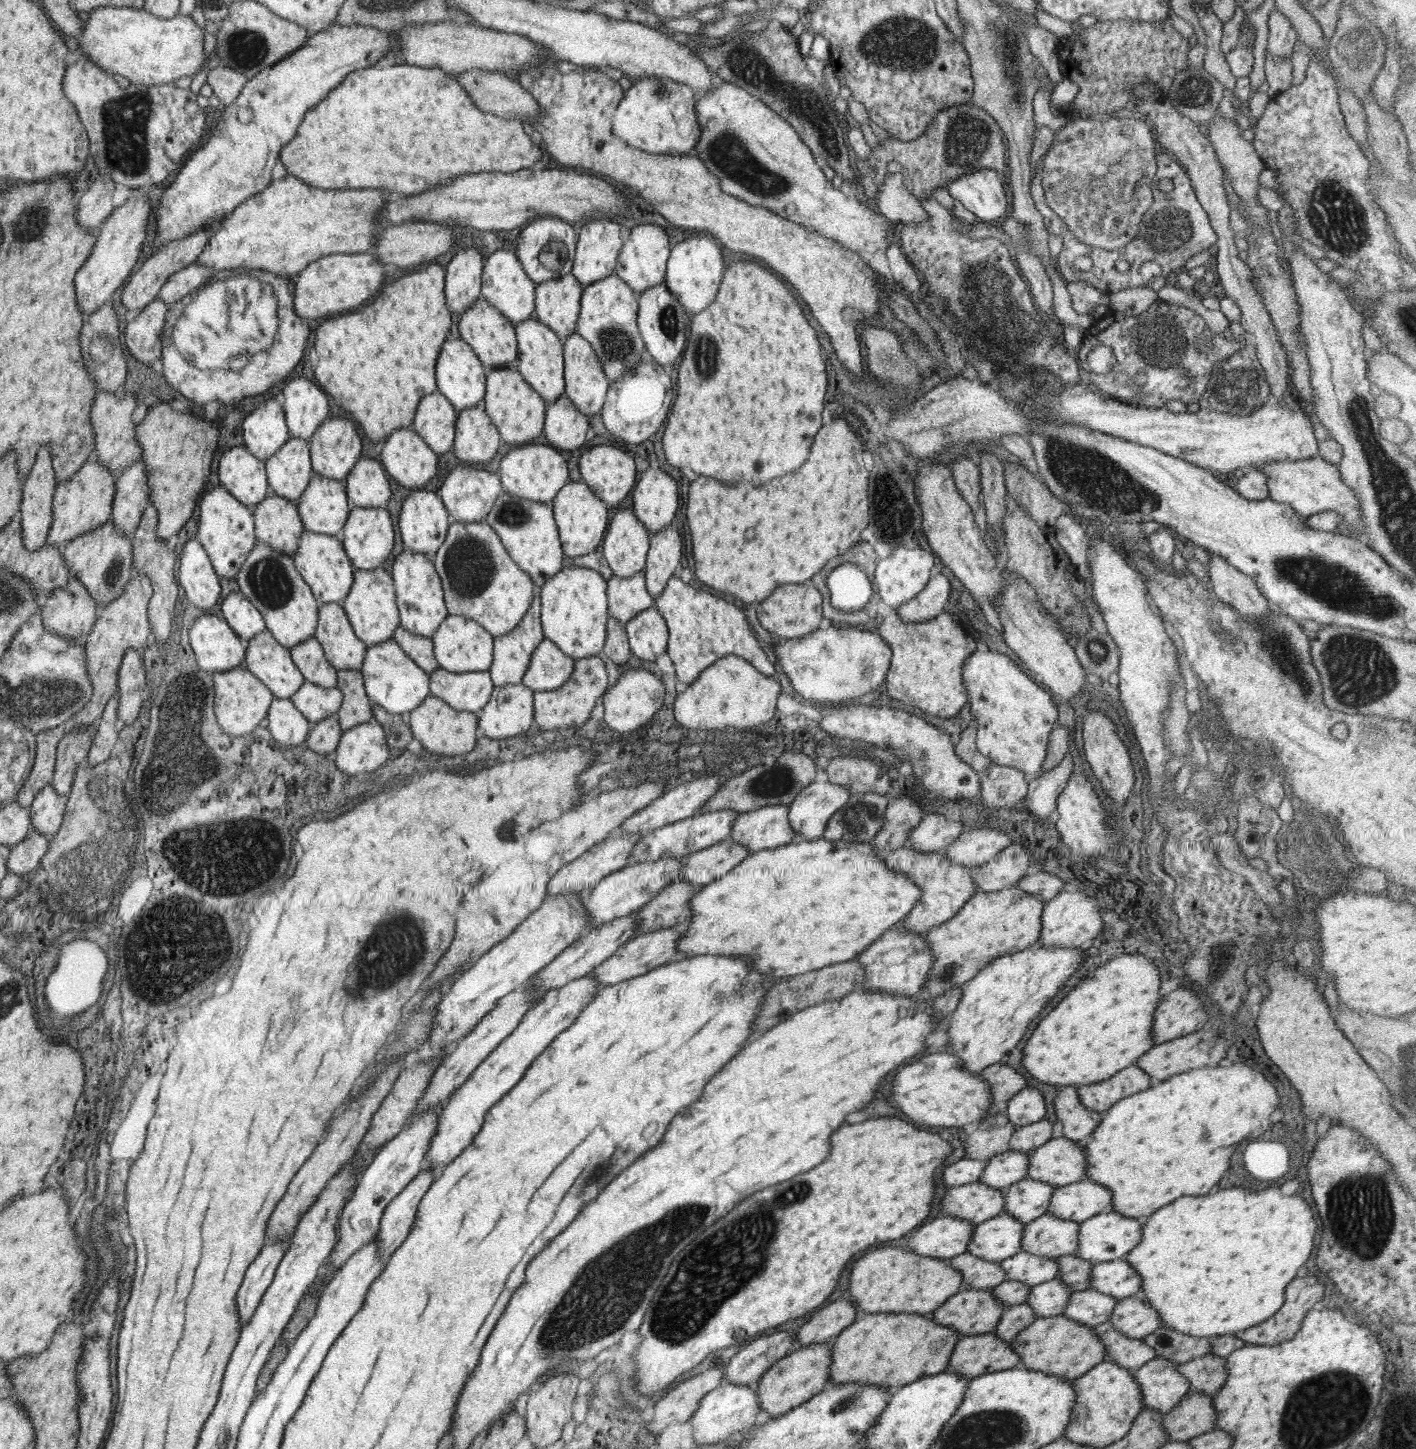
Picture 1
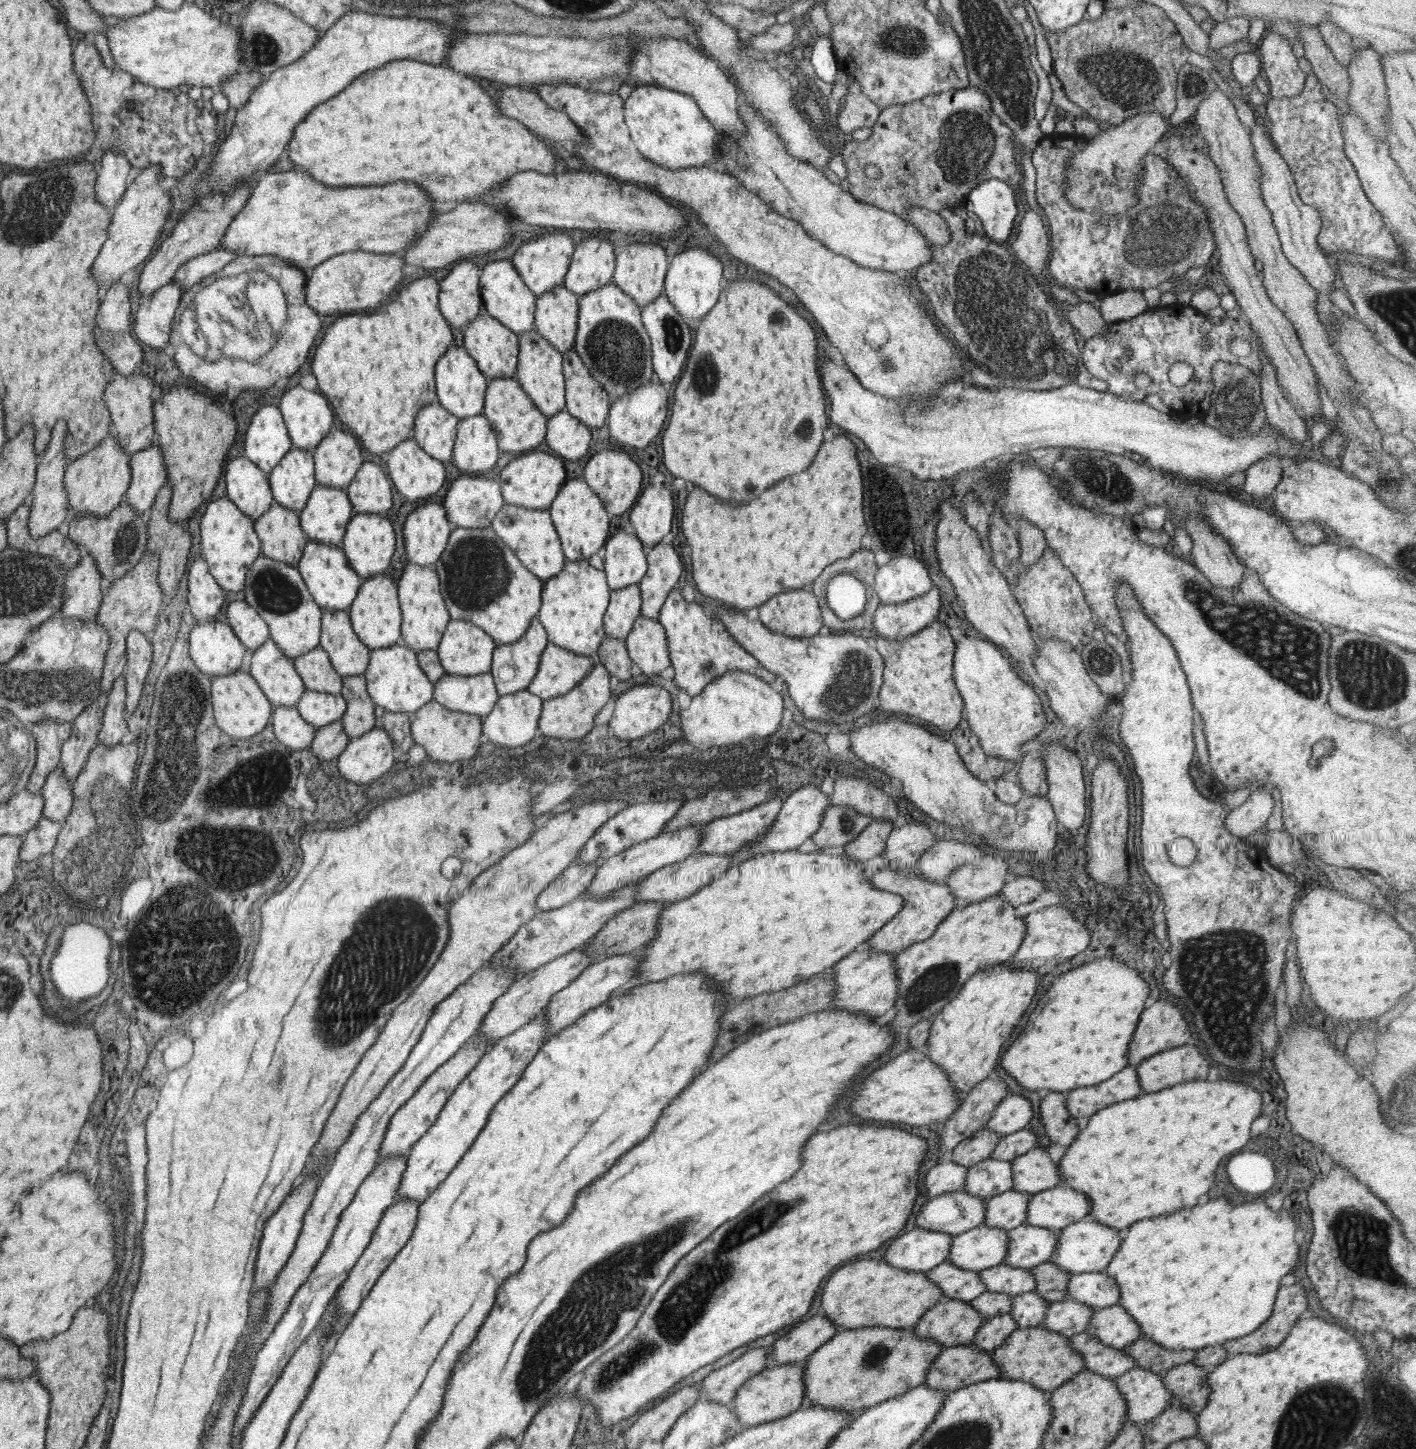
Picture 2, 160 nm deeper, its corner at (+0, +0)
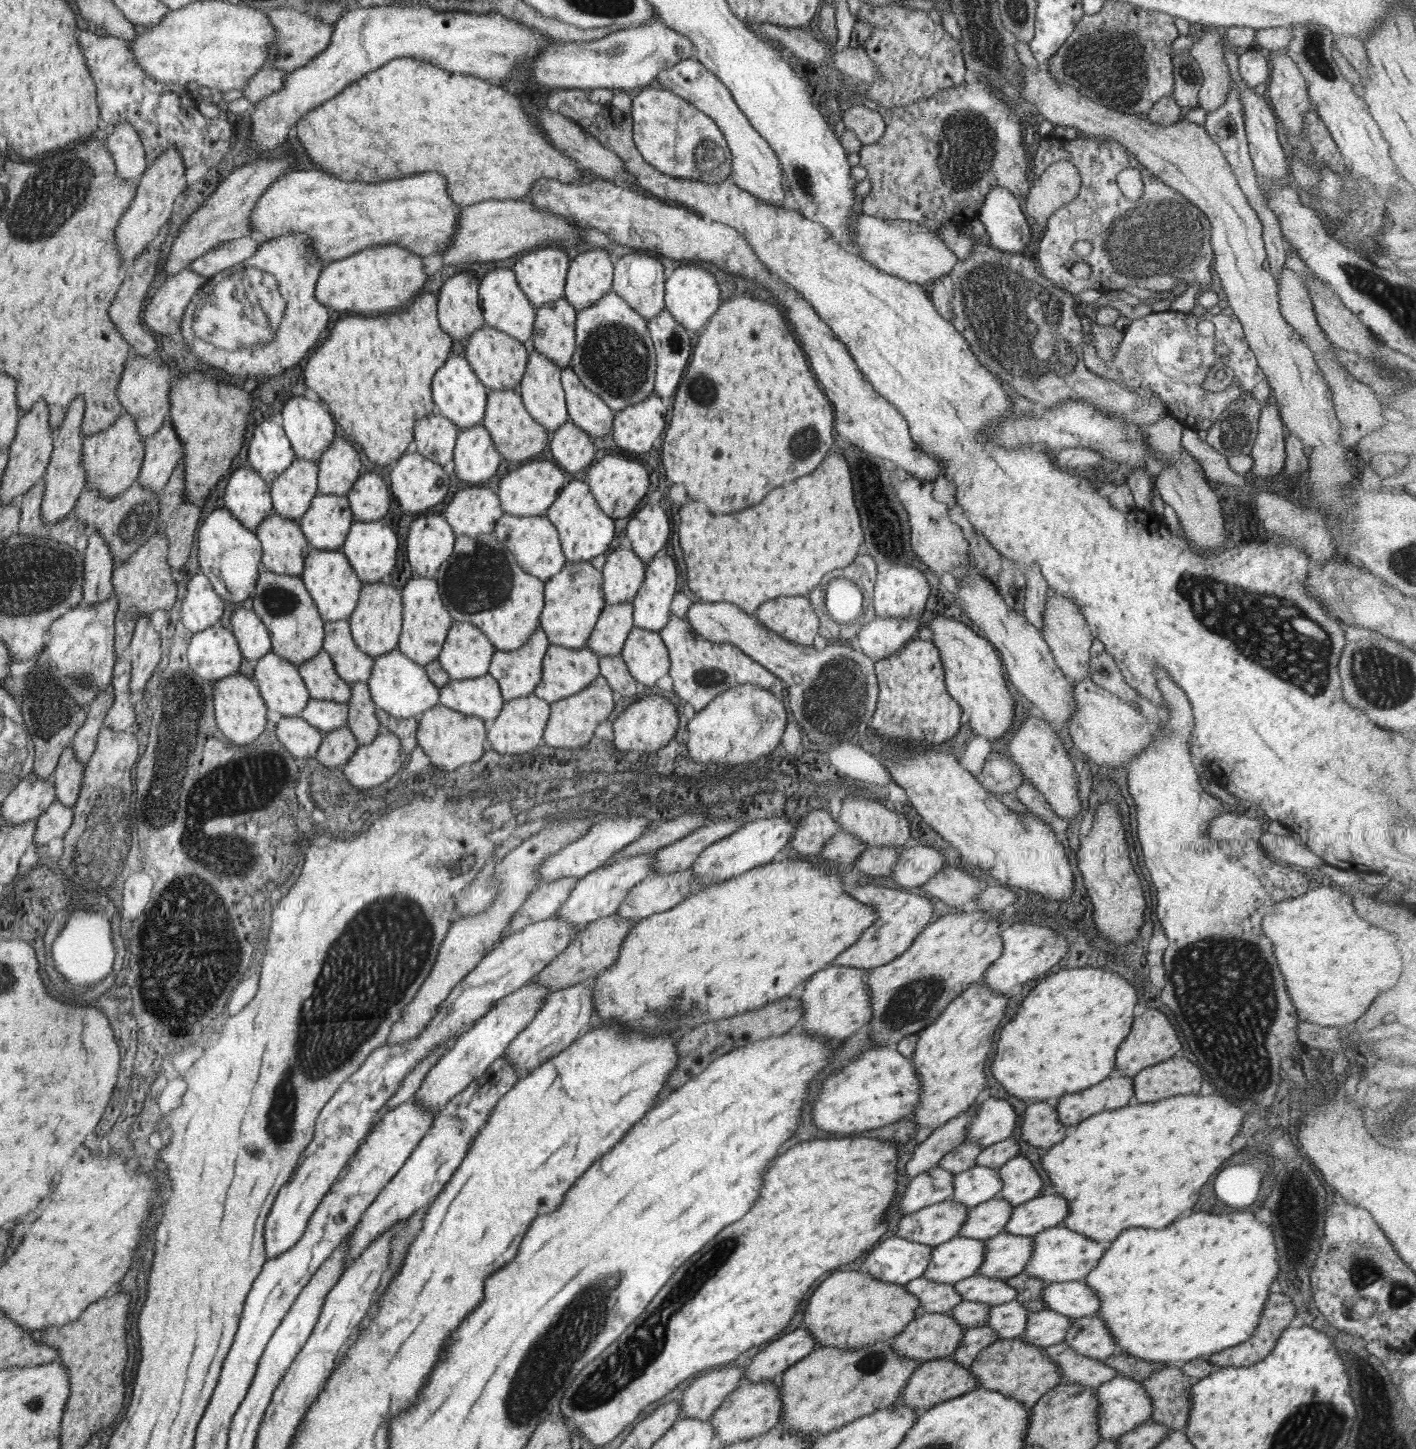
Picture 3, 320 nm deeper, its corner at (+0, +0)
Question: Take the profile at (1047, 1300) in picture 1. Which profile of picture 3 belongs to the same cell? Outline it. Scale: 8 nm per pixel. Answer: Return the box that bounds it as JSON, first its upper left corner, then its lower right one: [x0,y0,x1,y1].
[985,1299,1029,1339]

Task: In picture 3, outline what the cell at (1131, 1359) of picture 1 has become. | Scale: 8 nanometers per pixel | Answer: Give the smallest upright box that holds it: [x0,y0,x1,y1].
[1044,1342,1117,1389]

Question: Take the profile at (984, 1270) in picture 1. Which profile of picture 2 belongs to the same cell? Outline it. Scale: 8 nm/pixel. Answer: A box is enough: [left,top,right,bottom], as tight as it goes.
[924,1260,985,1302]

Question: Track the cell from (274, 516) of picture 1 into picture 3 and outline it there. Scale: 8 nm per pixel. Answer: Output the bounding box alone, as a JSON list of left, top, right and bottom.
[254,514,308,576]

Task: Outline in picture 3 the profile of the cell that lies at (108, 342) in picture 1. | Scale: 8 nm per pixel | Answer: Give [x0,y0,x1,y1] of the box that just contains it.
[108,243,161,357]

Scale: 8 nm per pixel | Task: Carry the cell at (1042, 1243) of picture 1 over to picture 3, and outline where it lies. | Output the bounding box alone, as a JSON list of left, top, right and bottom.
[975,1232,1033,1280]

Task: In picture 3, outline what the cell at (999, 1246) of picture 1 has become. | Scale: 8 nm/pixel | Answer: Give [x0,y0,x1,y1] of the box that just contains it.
[922,1236,983,1285]

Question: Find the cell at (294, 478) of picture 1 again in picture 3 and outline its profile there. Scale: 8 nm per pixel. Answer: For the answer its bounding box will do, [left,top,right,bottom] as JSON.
[271,461,319,520]

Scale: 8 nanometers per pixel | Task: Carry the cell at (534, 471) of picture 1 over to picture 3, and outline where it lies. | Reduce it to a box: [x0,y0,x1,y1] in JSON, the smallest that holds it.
[497,460,565,517]

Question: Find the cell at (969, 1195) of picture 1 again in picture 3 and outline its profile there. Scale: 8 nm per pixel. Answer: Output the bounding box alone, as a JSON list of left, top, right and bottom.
[895,1199,968,1247]

